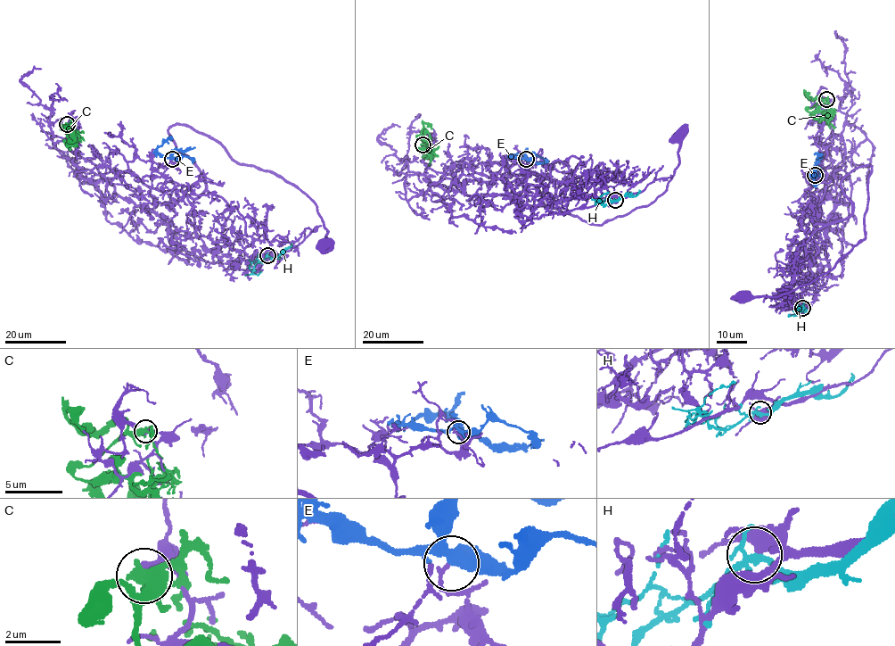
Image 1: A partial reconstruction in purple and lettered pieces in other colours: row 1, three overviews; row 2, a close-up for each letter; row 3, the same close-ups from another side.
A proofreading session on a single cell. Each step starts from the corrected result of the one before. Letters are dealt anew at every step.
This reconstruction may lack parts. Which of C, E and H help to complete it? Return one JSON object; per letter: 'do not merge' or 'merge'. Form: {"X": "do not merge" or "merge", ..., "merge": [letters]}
{"C": "do not merge", "E": "do not merge", "H": "do not merge", "merge": []}

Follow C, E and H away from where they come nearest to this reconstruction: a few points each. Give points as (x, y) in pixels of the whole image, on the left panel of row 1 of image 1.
C: (66, 124), (70, 124), (78, 136), (69, 143), (78, 144)
E: (173, 159), (161, 156), (157, 149), (173, 138)
H: (268, 256), (258, 261), (252, 271), (258, 275), (261, 271)

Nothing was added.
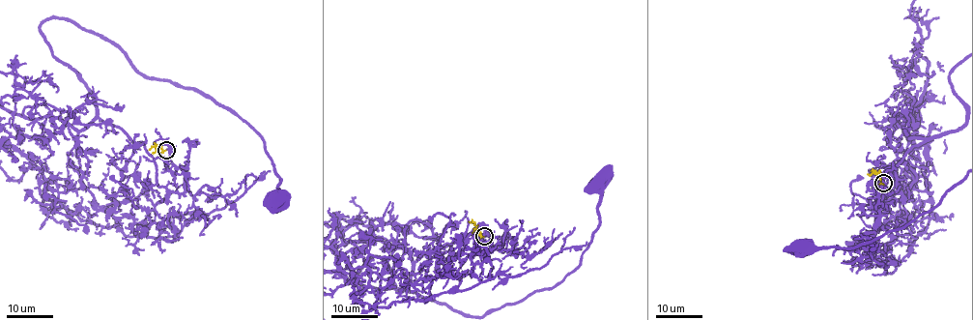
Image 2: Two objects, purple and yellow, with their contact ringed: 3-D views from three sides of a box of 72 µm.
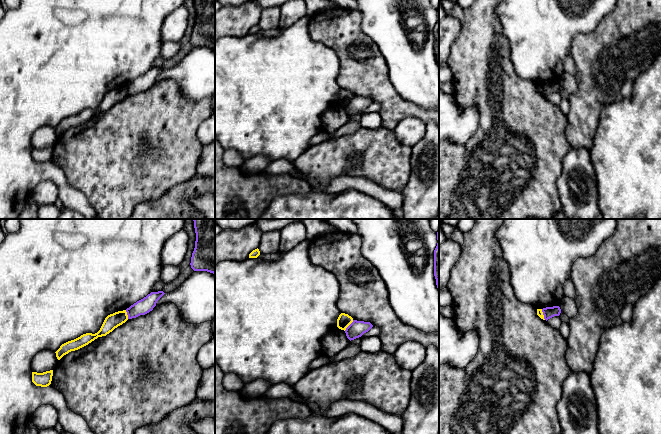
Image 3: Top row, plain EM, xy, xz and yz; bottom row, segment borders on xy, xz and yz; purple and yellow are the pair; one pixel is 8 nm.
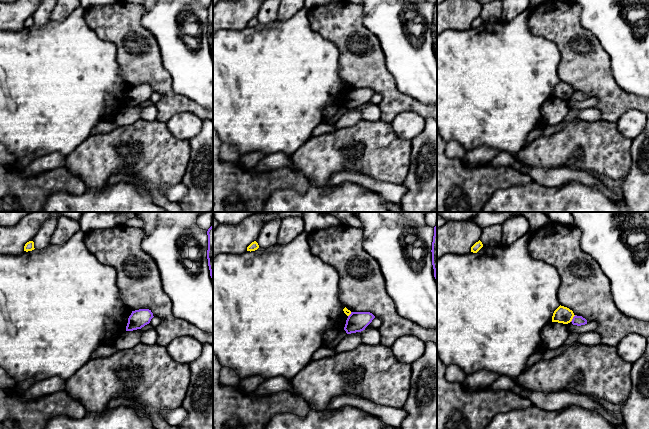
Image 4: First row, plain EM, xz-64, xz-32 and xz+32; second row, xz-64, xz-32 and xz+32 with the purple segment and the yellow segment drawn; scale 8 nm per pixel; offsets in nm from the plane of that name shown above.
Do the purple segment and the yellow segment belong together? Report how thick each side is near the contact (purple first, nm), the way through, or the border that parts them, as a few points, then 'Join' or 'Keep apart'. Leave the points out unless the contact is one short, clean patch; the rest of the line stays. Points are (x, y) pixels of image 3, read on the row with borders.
Thickness 140 nm (purple) against 110 nm. Boundary: xz (353, 320), (344, 330). Keep apart

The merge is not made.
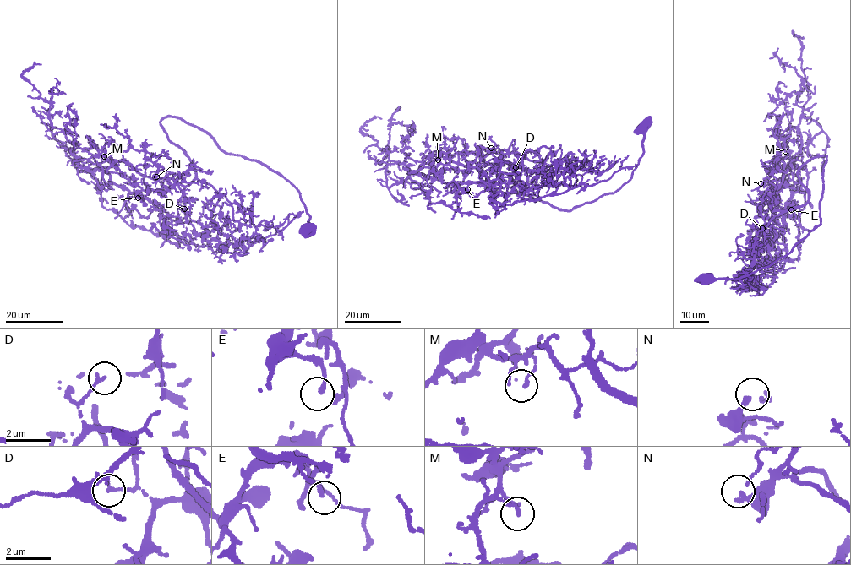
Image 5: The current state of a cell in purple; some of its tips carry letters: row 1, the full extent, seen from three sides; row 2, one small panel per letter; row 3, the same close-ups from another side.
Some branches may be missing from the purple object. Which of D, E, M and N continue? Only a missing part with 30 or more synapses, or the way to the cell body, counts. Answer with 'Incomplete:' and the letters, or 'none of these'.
Incomplete: none of these

